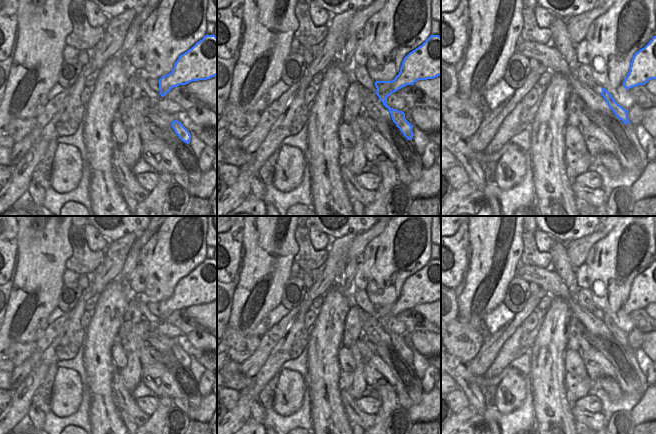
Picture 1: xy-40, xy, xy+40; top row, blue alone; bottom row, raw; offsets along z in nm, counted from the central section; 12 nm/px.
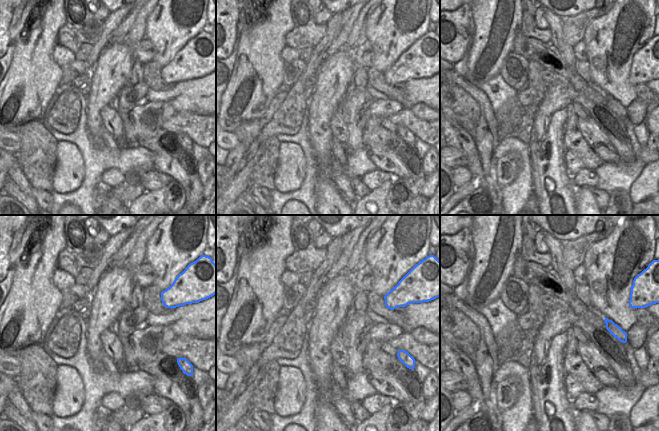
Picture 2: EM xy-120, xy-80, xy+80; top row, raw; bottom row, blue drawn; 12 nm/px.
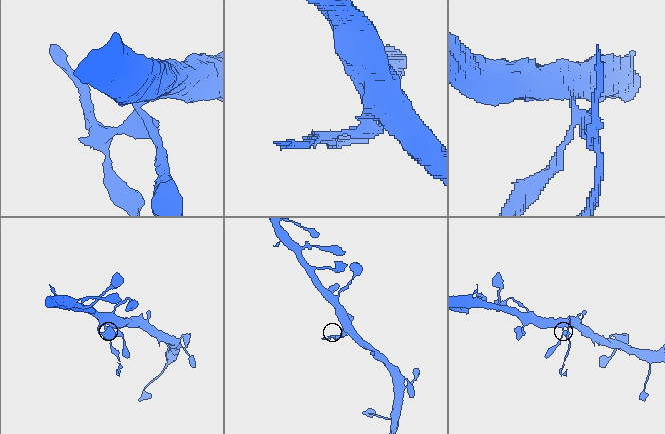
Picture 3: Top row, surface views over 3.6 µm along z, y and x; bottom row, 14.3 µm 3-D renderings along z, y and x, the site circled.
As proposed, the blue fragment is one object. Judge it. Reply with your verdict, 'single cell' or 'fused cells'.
fused cells

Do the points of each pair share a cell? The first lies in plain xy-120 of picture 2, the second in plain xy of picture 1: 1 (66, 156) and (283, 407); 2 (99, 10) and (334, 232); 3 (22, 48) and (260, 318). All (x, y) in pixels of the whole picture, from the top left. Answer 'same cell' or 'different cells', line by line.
1: same cell
2: different cells
3: same cell

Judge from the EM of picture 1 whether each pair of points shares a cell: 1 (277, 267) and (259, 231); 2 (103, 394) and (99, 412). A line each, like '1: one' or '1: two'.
1: one
2: one

